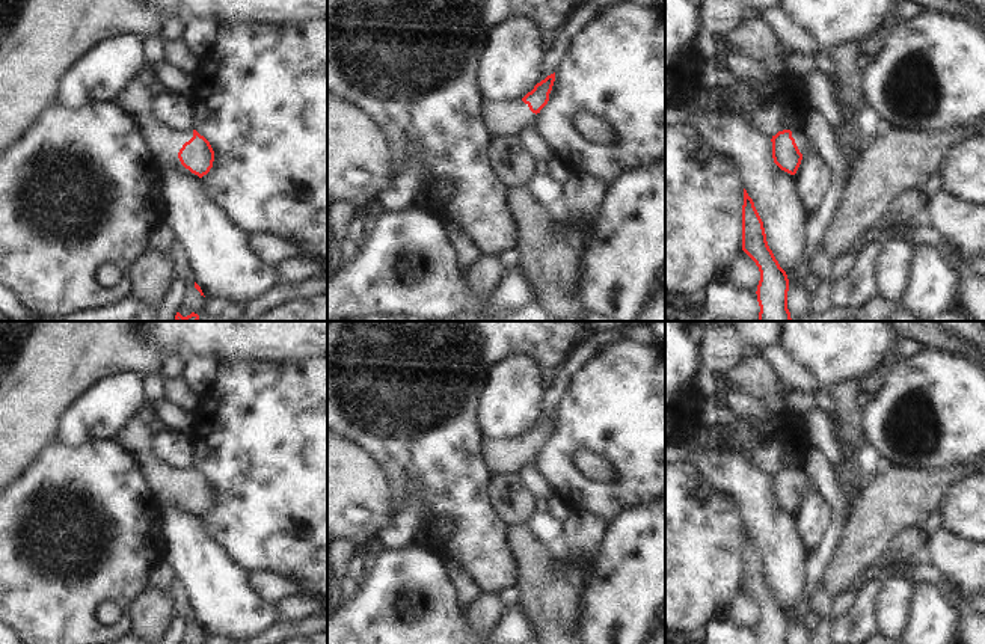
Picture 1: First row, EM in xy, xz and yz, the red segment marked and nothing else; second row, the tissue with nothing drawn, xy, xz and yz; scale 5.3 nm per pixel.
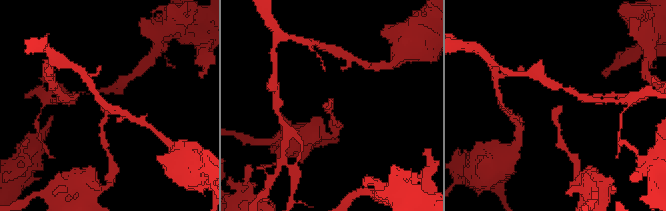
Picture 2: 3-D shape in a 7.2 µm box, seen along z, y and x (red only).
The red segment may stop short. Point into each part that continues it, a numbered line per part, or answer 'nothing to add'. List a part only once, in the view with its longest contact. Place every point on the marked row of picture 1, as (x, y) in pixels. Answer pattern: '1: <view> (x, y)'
1: xy (135, 98)

